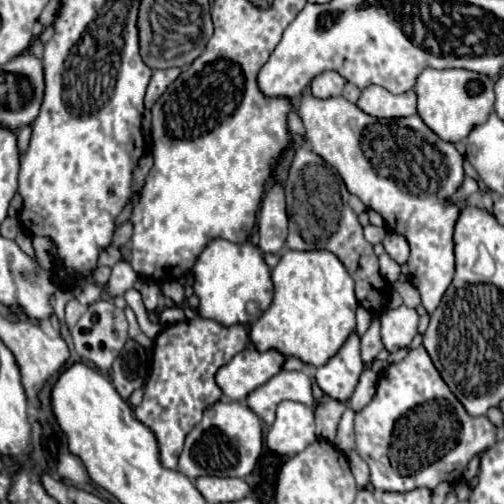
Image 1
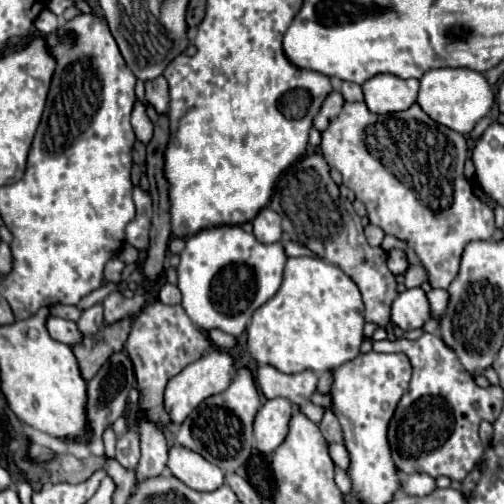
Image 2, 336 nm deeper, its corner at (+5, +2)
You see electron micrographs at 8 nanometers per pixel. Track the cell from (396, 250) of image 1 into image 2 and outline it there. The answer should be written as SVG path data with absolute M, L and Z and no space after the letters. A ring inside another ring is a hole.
M392 248L388 252L388 268L392 274L404 274L406 268L408 268L408 260L406 260L406 254L404 250L398 250L398 248Z

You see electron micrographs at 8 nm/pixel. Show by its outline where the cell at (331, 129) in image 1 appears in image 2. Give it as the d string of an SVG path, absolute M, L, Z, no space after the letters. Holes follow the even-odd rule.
M346 102L342 114L322 132L320 150L328 166L342 174L342 184L364 202L370 224L376 224L386 234L406 242L418 254L428 270L428 282L432 288L448 288L452 284L468 242L490 240L494 234L494 210L474 196L472 186L464 176L466 138L434 122L418 104L412 104L398 114L378 116L372 114L364 102Z

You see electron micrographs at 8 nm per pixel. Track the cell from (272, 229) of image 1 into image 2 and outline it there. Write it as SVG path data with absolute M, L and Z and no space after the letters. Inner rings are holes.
M264 208L260 210L260 214L254 218L254 236L258 238L258 242L262 244L272 244L278 242L282 236L282 226L280 226L280 218L274 210Z

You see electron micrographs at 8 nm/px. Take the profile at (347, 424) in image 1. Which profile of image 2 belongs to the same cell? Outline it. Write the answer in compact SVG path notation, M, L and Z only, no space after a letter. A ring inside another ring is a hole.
M326 408L324 416L322 416L320 430L328 442L342 442L342 428L340 428L338 418L334 416L334 412L330 408Z

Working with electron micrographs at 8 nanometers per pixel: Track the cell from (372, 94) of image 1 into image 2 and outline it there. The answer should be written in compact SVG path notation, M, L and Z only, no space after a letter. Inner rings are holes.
M376 74L362 84L364 102L374 114L408 110L418 96L418 80L398 78L394 74Z

